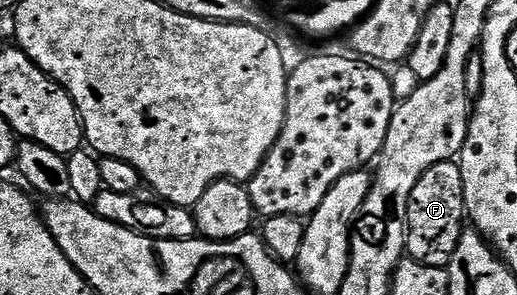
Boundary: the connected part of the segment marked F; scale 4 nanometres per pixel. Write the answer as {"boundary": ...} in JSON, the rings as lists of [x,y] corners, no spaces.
{"boundary":[[[456,160],[435,163],[435,167],[423,171],[423,179],[419,179],[419,183],[415,183],[415,191],[411,191],[405,224],[407,226],[405,252],[412,260],[436,269],[445,269],[451,263],[451,255],[455,255],[455,247],[459,247],[459,239],[467,225],[463,199],[463,175],[460,164]]]}

